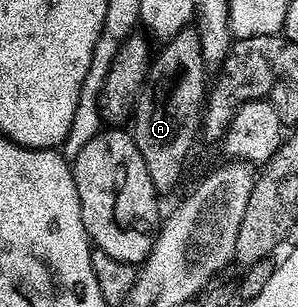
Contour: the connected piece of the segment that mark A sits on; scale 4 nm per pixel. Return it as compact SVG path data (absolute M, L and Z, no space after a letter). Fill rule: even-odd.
M194 27L182 28L161 48L149 65L145 87L134 101L129 131L137 150L141 150L145 170L149 170L149 182L153 182L156 193L164 194L178 186L187 155L195 144L195 132L197 136L200 131L209 68L202 58L201 42Z

